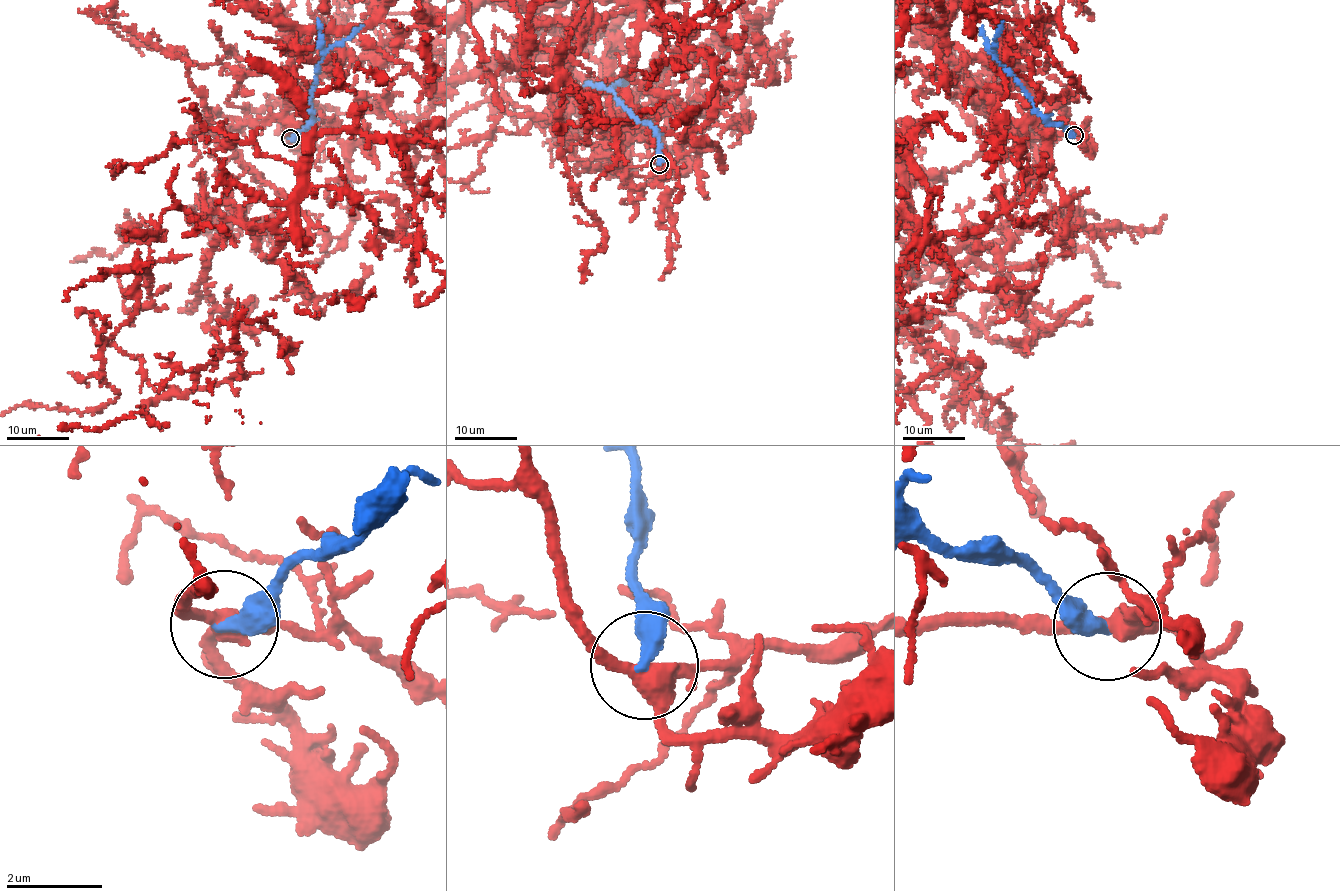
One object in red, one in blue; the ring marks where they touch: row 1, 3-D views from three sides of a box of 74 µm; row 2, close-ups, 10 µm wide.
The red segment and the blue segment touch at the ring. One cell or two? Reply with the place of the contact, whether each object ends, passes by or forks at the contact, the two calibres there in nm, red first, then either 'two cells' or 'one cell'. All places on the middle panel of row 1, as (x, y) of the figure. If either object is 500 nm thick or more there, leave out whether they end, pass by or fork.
place (659, 164); red forks; blue ends; calibres 320 and 320 nm; two cells

